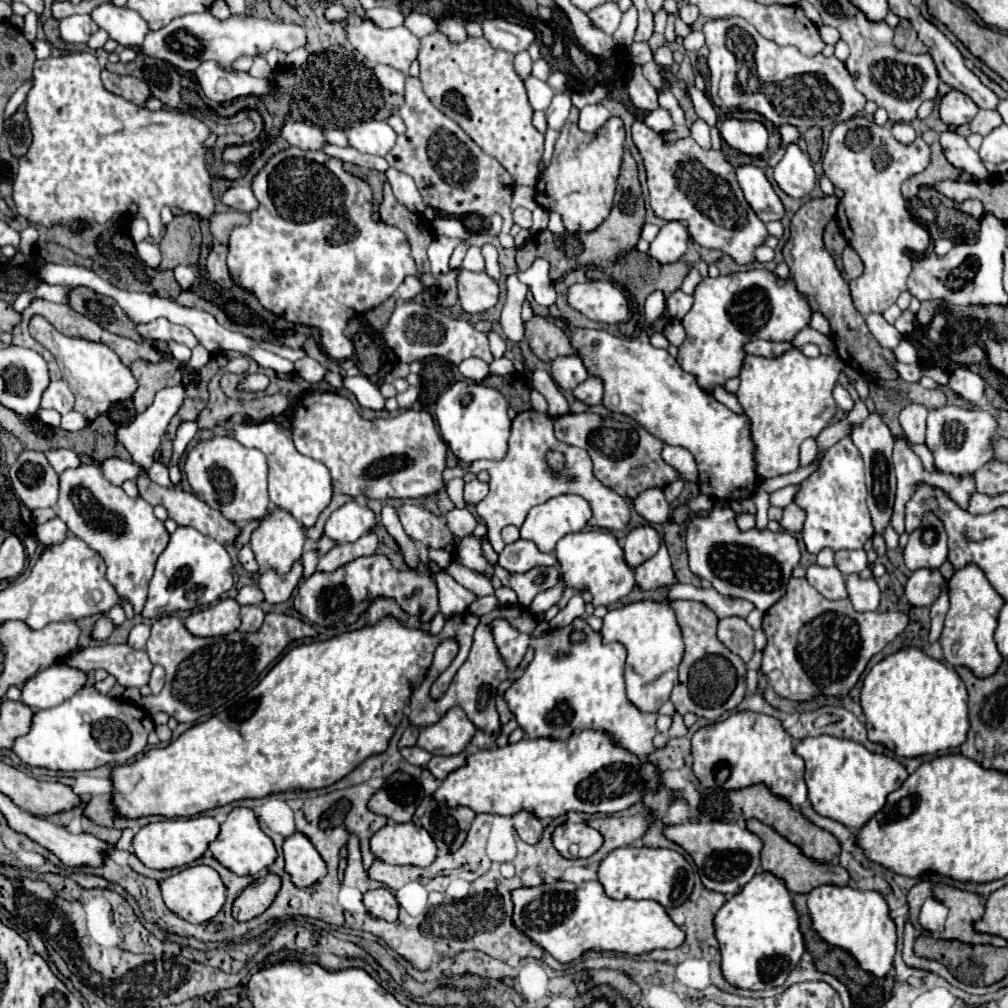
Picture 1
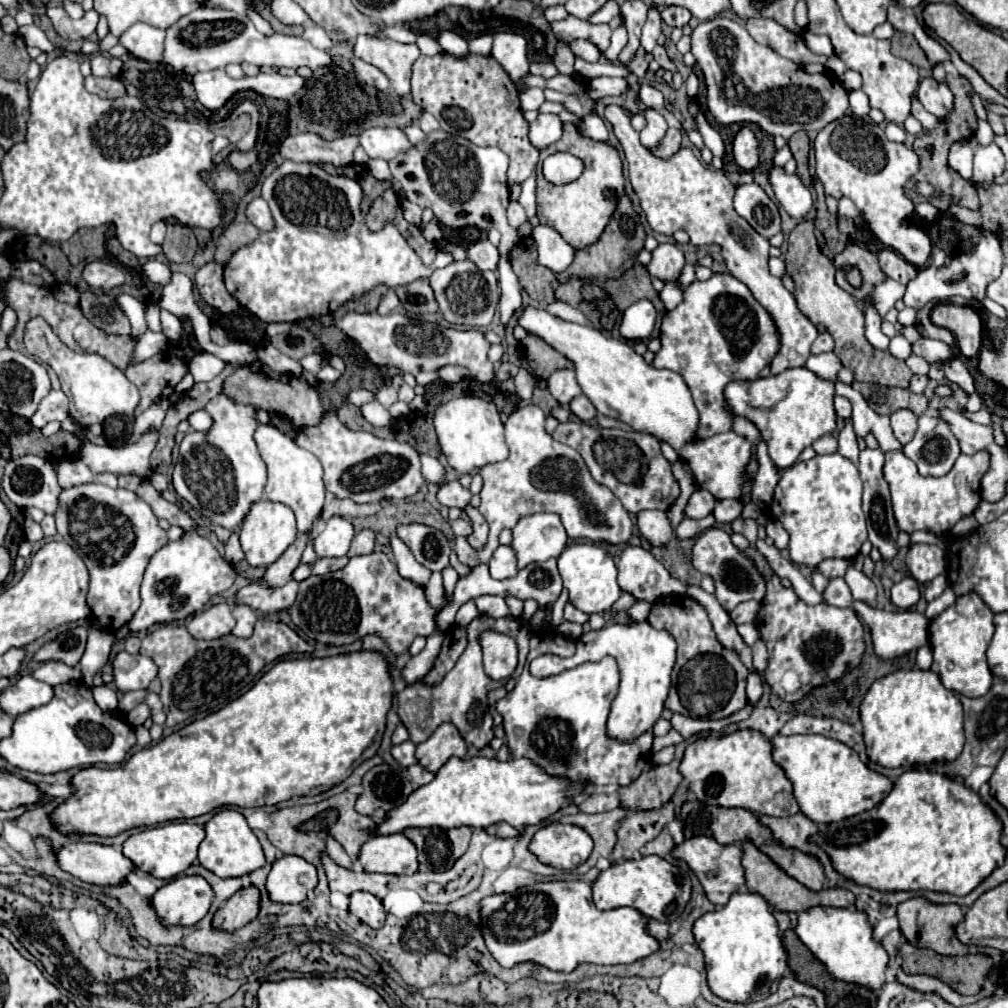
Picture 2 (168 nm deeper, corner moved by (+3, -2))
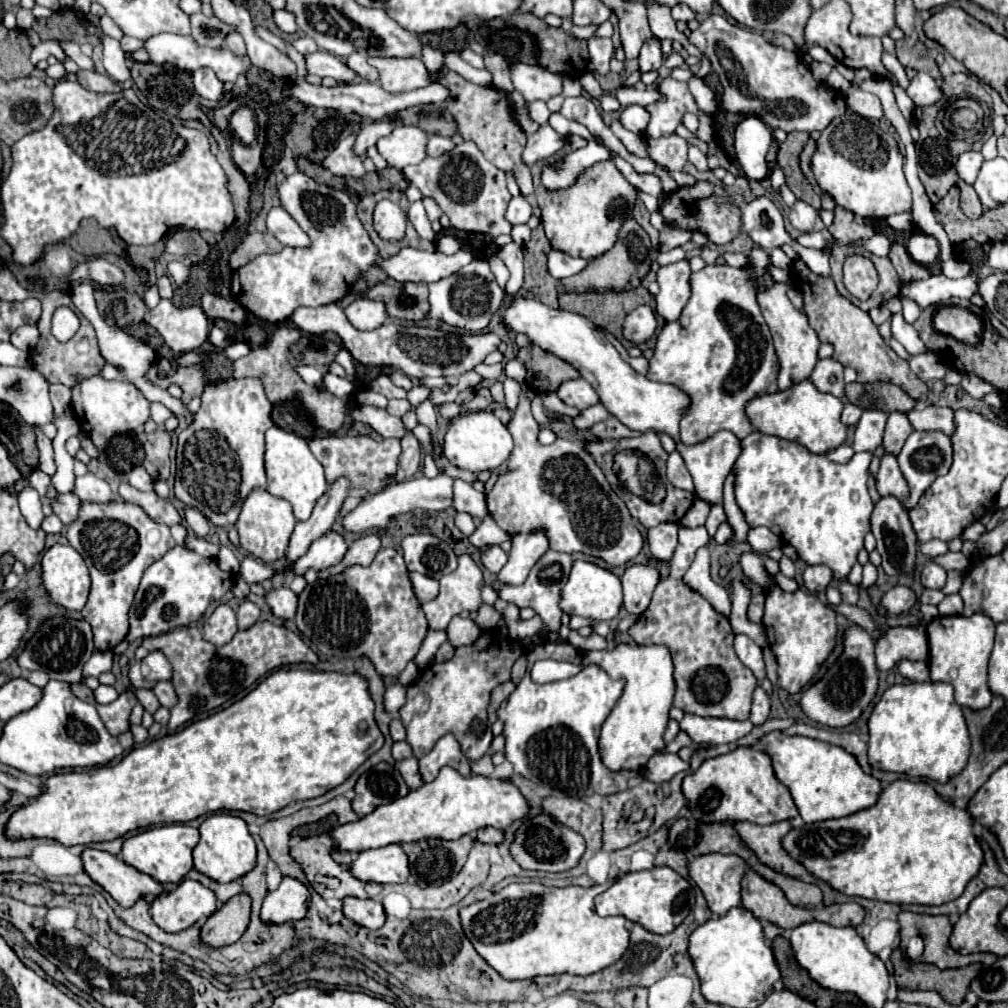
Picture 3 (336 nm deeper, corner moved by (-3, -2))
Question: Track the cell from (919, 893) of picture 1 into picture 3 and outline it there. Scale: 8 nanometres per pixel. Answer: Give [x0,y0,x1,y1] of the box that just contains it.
[901,912,997,968]

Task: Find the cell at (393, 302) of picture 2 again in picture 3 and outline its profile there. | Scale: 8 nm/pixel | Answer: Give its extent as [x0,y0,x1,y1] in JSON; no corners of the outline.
[345,298,387,330]

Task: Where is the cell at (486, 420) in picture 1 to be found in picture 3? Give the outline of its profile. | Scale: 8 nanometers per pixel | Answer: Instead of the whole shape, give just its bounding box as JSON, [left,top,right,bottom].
[443,410,513,474]

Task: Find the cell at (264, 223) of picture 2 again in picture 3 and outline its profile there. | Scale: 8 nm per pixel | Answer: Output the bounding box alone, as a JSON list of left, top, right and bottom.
[267,206,309,246]

